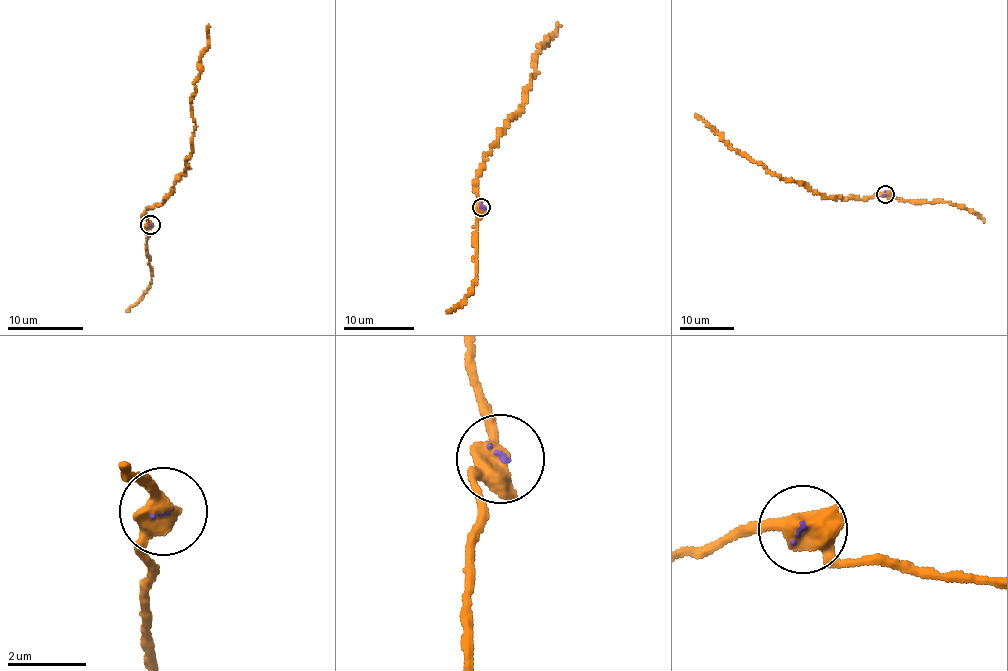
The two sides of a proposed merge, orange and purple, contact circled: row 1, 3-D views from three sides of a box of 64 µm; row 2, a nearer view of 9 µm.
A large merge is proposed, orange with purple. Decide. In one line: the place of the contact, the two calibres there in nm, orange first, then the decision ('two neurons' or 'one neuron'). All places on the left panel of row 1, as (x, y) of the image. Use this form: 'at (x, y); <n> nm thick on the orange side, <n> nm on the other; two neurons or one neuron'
at (150, 225); 500 nm thick on the orange side, 60 nm on the other; one neuron

